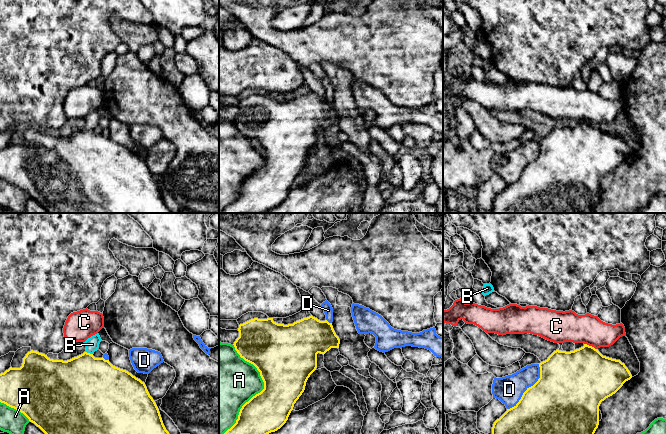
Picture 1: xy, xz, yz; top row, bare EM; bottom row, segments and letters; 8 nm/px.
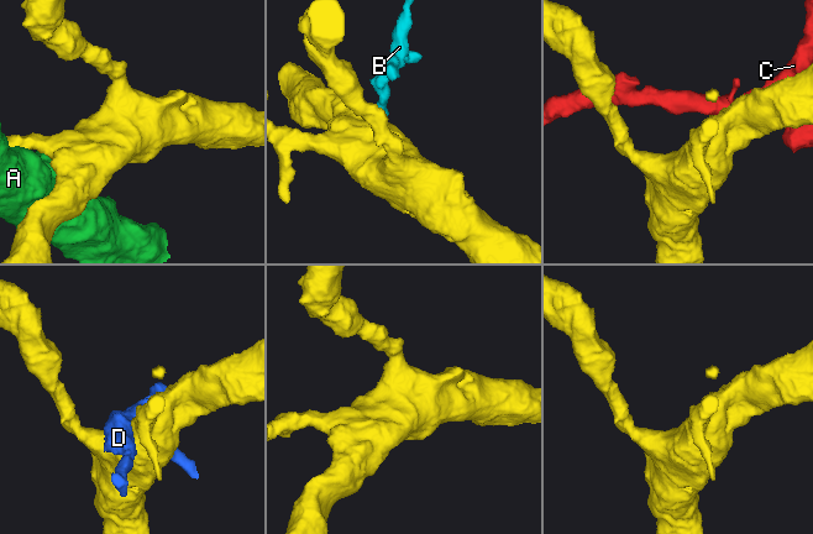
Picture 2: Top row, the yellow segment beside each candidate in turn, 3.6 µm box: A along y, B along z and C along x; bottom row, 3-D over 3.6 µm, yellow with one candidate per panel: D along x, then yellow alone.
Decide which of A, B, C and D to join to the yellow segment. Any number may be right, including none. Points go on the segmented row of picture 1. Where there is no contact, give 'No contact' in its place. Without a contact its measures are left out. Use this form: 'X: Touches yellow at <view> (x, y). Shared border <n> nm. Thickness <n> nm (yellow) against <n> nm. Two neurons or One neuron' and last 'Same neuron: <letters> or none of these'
A: Touches yellow at xz (263, 389). Shared border 700 nm. Thickness 420 nm (yellow) against 380 nm. Two neurons
B: Touches yellow at xy (89, 353). Shared border 60 nm. Thickness 460 nm (yellow) against 110 nm. One neuron
C: Touches yellow at yz (590, 346). Shared border 120 nm. Thickness 460 nm (yellow) against 240 nm. Two neurons
D: Touches yellow at yz (528, 388). Shared border 440 nm. Thickness 460 nm (yellow) against 220 nm. Two neurons
Same neuron: B

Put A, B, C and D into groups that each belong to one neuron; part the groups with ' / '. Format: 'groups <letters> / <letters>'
groups A / B / C / D

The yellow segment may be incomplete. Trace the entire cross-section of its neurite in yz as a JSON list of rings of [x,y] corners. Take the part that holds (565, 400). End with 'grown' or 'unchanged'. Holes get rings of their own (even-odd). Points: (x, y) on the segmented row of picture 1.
[[[587,344],[574,351],[554,351],[539,364],[540,378],[523,393],[519,402],[497,419],[492,434],[594,434],[599,425],[599,406],[632,378],[620,360],[603,356]]]; unchanged

